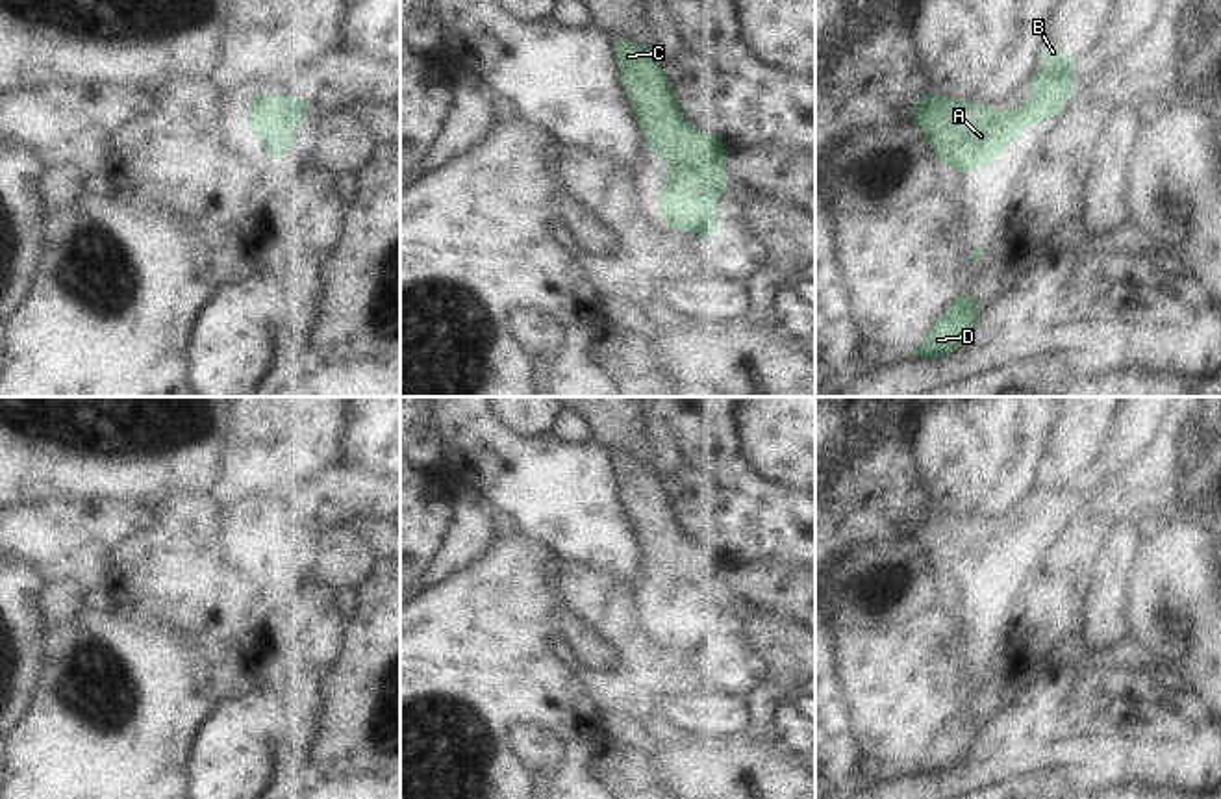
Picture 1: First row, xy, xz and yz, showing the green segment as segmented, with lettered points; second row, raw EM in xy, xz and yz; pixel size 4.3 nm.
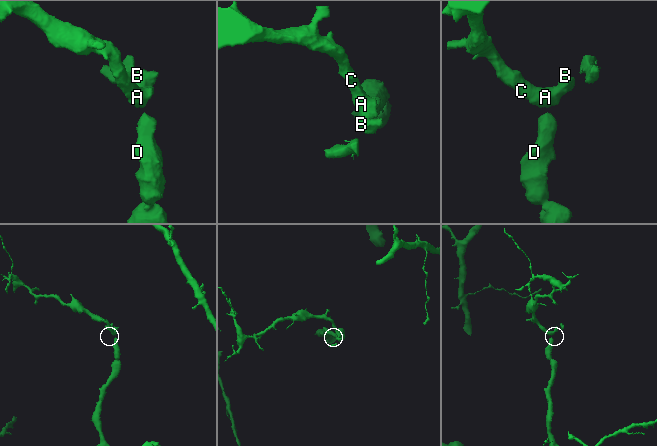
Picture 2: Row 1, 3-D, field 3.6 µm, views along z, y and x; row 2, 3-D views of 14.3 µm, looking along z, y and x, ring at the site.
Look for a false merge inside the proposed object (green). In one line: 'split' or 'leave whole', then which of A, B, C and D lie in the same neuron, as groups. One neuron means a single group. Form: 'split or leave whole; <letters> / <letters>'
leave whole; A B C D

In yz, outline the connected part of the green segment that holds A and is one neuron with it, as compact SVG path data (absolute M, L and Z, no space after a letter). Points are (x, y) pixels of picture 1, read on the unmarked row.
M1052 456L1041 465L1039 488L1028 493L1030 510L1023 523L1001 528L930 504L912 519L910 536L921 543L936 578L967 590L986 582L1032 538L1058 534L1076 491L1069 467Z

